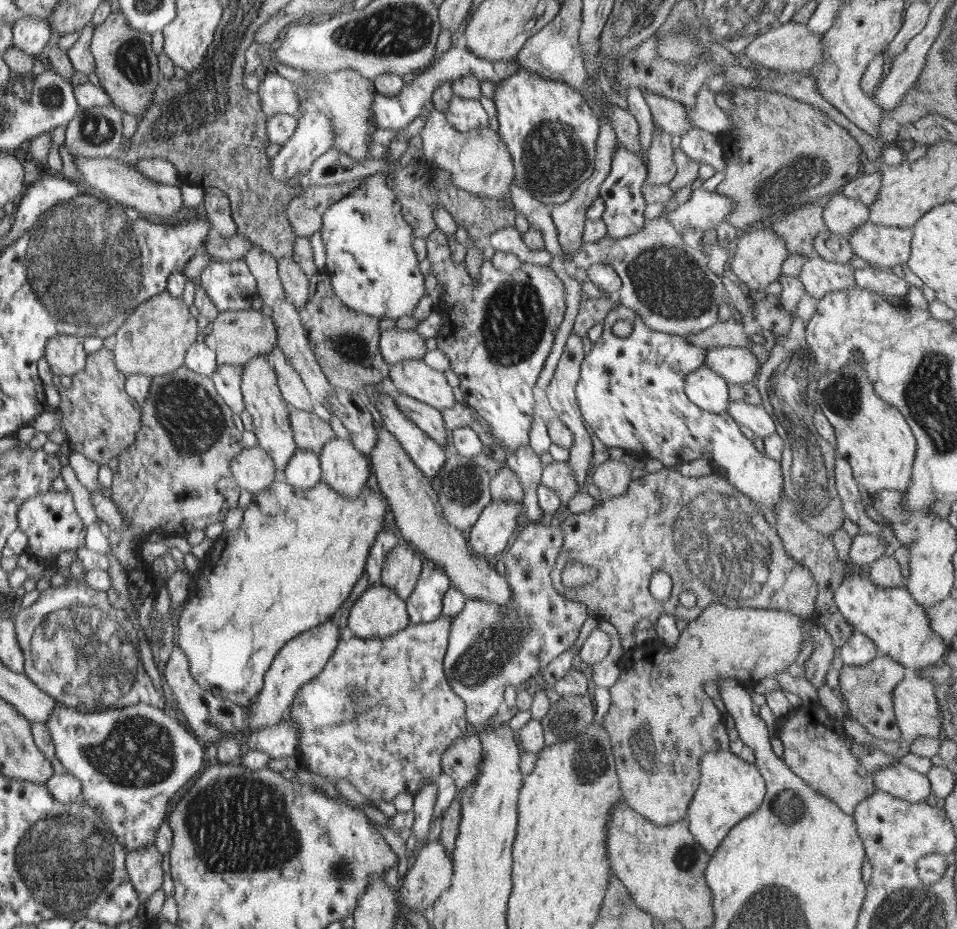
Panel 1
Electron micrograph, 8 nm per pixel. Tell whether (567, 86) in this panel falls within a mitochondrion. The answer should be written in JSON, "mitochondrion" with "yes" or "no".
{"mitochondrion":"no"}

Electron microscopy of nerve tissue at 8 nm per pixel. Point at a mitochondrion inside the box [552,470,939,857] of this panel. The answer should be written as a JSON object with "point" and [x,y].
{"point":[721,542]}

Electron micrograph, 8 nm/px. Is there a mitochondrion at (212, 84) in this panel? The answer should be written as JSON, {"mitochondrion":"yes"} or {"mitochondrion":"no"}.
{"mitochondrion":"yes"}

